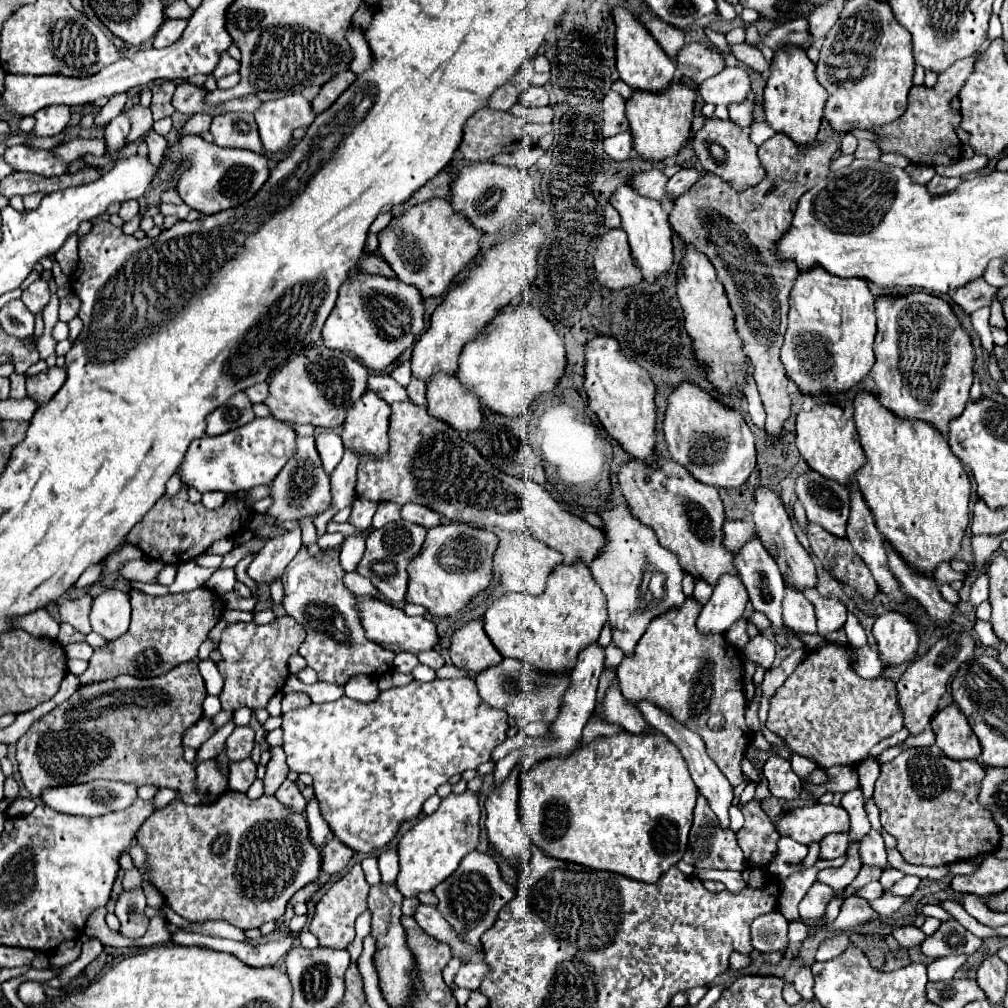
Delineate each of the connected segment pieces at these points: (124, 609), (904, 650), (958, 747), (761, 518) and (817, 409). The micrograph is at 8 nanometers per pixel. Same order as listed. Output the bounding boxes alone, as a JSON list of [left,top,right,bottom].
[[92,590,130,640],[872,612,918,666],[932,704,982,760],[752,488,816,592],[796,404,864,486]]

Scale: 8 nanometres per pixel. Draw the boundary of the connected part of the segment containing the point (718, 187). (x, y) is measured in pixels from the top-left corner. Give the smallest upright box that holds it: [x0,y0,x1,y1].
[668,134,836,438]

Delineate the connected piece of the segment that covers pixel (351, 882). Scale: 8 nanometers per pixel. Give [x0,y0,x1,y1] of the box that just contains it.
[310,864,370,948]

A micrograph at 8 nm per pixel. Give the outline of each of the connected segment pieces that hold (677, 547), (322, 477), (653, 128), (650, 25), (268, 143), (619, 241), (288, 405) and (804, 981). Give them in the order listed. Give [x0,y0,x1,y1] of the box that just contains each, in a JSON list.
[[620,458,736,586],[266,438,332,524],[626,84,696,162],[644,18,684,60],[254,94,316,154],[594,228,642,292],[264,344,368,428],[794,966,814,1000]]

